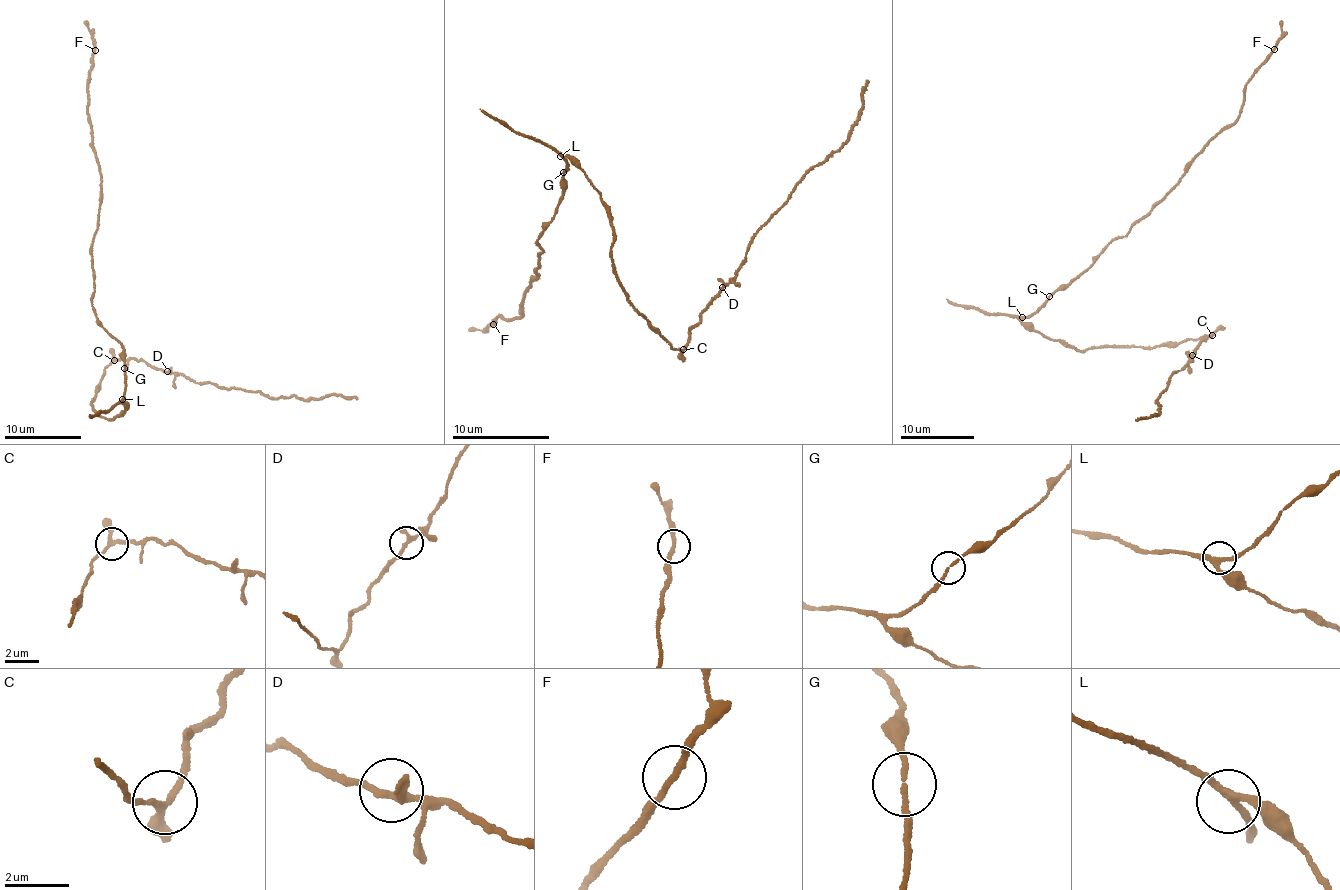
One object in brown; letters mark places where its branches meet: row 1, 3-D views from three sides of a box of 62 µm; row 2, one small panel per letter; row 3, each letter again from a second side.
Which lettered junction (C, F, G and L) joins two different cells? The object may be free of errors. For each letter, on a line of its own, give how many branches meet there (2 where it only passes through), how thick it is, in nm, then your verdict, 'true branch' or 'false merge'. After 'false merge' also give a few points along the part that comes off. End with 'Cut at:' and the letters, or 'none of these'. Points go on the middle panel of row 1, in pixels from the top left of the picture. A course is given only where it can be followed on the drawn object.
C: 3 branches meet; 170 nm thick; false merge; foreign part runs (683, 349), (707, 302), (744, 261), (748, 244), (808, 172), (850, 137), (868, 80)
F: 2 branches meet; 200 nm thick; true branch
G: 2 branches meet; 150 nm thick; true branch
L: 3 branches meet; 240 nm thick; true branch
Cut at: C

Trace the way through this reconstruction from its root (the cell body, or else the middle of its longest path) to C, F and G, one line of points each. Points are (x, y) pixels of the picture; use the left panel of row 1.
C: (126, 410), (107, 419), (92, 410), (89, 403), (96, 396), (106, 367), (113, 361)
F: (126, 410), (121, 344), (100, 325), (91, 301), (94, 286), (91, 250), (102, 180), (88, 116), (95, 50)
G: (126, 410), (122, 400), (124, 369)

